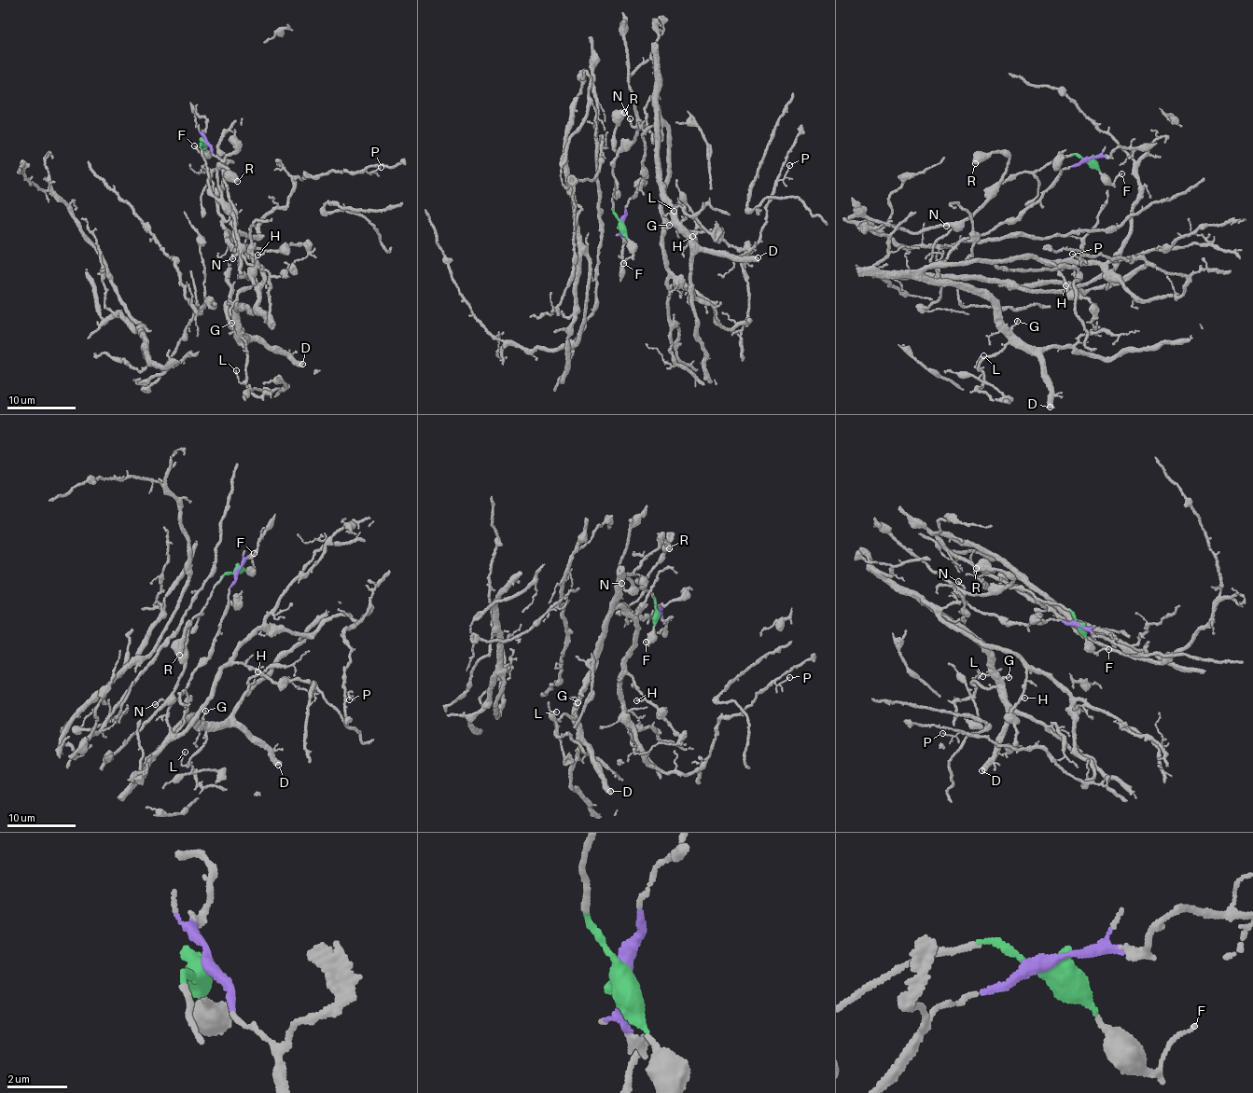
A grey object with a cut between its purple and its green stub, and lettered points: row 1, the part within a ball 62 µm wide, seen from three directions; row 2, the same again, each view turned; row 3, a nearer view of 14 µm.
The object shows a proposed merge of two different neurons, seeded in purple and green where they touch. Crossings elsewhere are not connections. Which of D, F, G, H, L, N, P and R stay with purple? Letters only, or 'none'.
D, G, H, L, P

